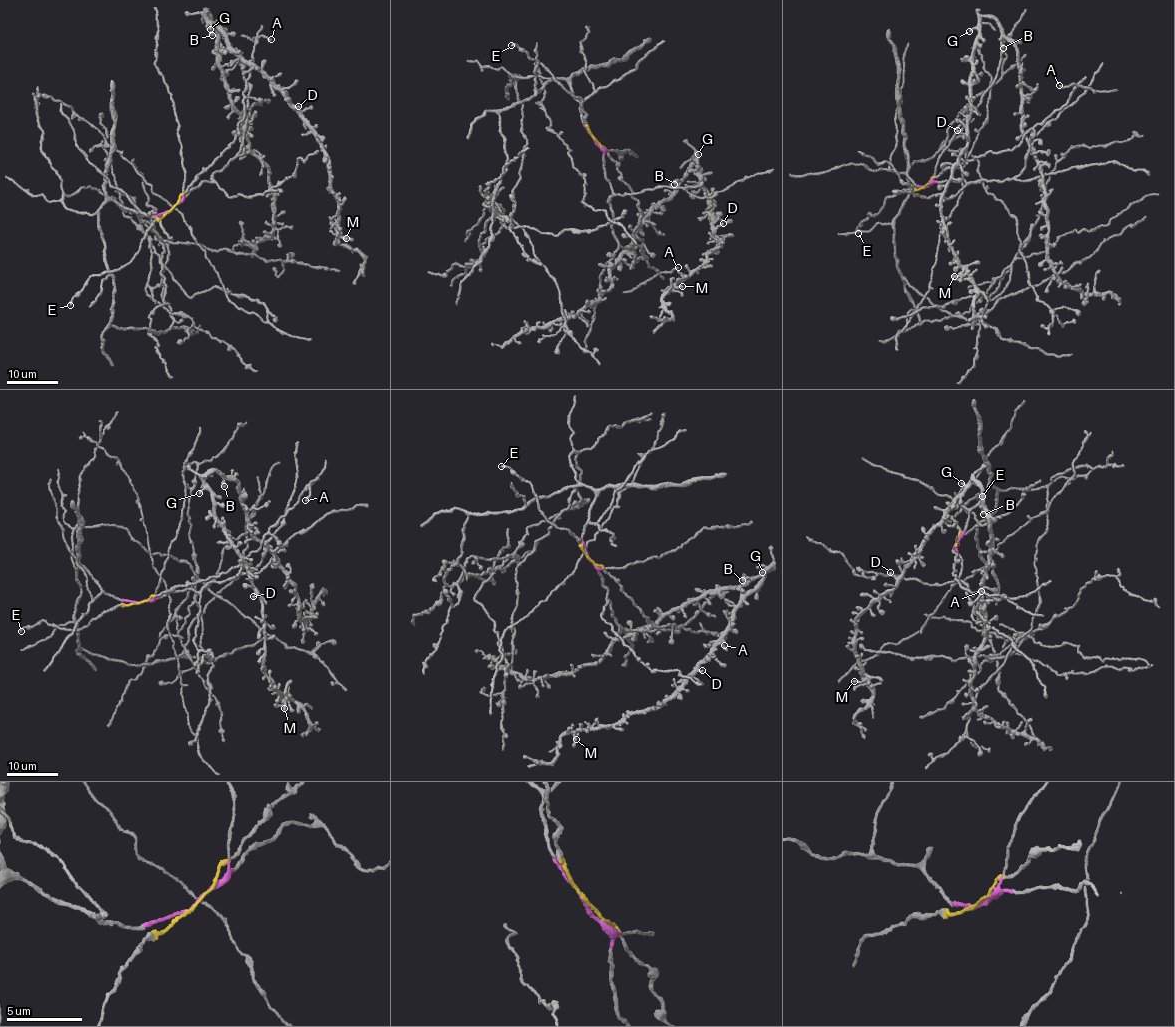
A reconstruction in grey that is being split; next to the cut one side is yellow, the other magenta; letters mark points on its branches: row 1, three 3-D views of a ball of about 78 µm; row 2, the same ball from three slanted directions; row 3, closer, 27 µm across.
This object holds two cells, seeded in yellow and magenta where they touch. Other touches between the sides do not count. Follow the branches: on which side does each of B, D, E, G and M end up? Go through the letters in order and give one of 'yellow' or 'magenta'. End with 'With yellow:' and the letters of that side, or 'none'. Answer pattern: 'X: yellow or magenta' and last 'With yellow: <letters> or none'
B: magenta
D: magenta
E: yellow
G: magenta
M: magenta
With yellow: E

